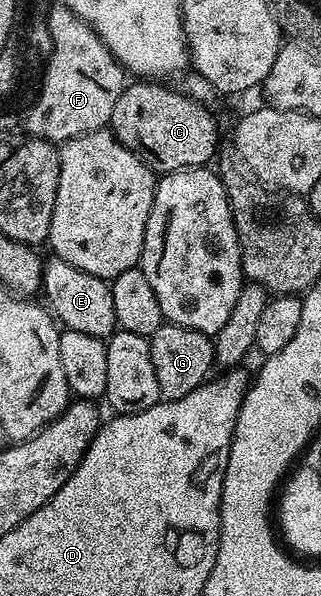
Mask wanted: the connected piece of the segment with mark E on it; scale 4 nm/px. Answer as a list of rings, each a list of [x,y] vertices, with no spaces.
[[[51,257],[44,262],[41,295],[52,316],[68,331],[89,333],[89,337],[106,341],[117,330],[110,282],[93,277],[93,273],[84,273],[77,265],[69,265],[69,261]]]

